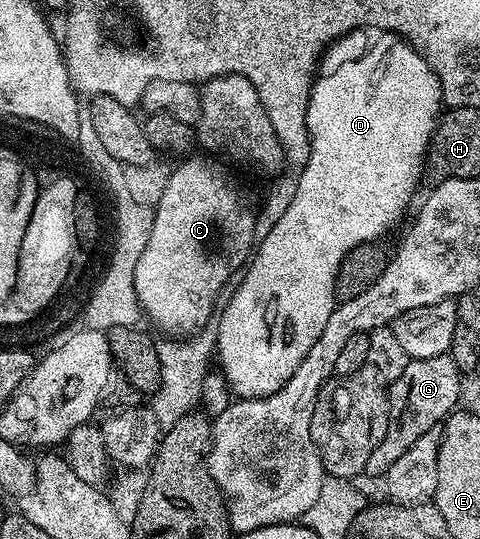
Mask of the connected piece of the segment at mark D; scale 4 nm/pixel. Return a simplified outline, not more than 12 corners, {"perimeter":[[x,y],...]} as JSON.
{"perimeter":[[397,34],[310,87],[296,196],[216,322],[272,396],[344,256],[409,208],[443,106]]}

